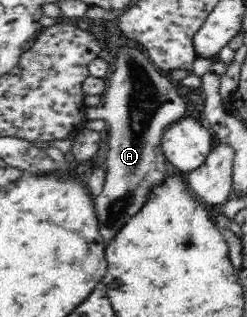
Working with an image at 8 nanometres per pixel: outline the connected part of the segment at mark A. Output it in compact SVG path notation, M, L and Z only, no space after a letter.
M132 40L118 47L114 54L114 71L108 87L103 92L104 104L87 109L87 120L104 120L109 127L108 154L104 170L104 184L100 195L95 198L94 210L99 222L100 234L105 242L110 242L118 230L148 202L154 187L159 187L170 173L170 166L163 154L161 140L164 131L175 122L188 116L193 108L190 102L178 96L176 88L158 71L145 51Z

